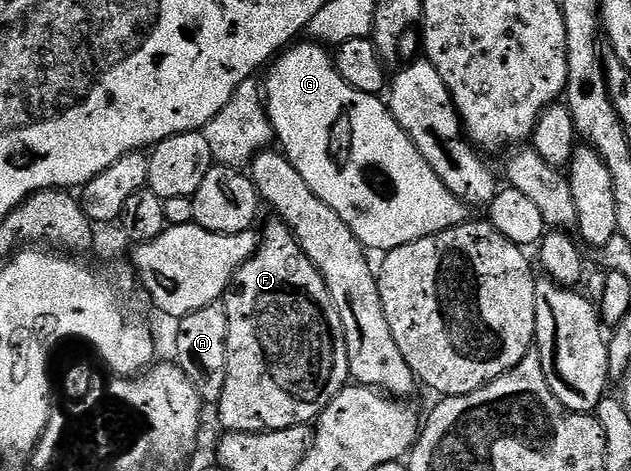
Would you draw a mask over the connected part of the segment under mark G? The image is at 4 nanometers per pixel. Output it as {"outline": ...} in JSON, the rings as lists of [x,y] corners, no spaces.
{"outline":[[[314,41],[303,42],[288,46],[270,64],[266,72],[265,102],[278,146],[293,169],[305,177],[305,185],[309,185],[372,252],[386,253],[468,222],[467,204],[445,189],[441,177],[433,173],[429,161],[421,157],[417,145],[413,145],[401,125],[397,125],[386,102],[380,96],[366,95],[348,85],[341,73],[337,73],[332,52],[326,46]]]}

